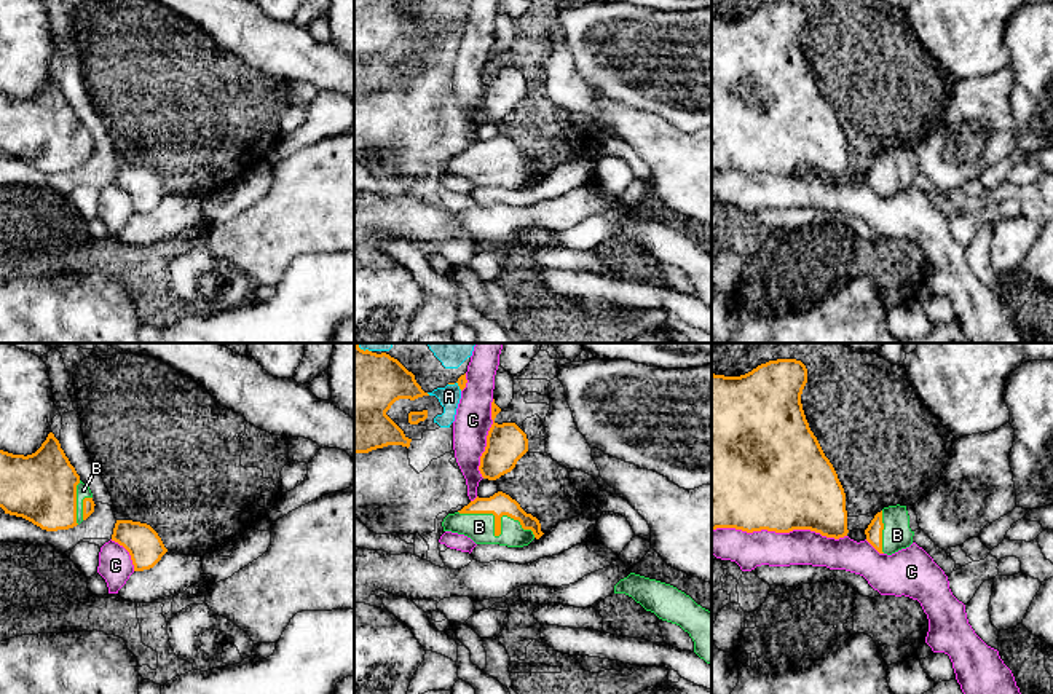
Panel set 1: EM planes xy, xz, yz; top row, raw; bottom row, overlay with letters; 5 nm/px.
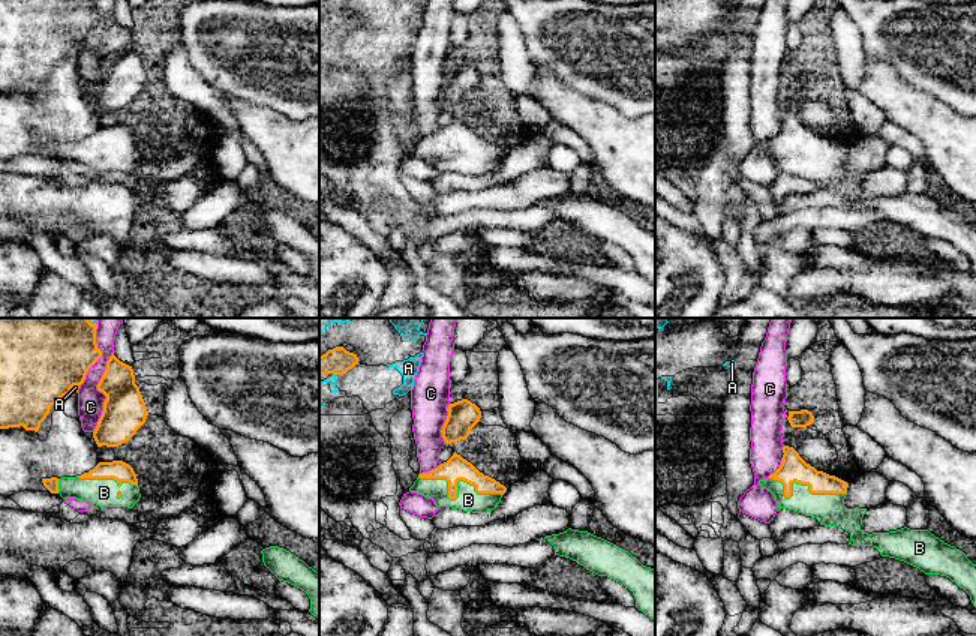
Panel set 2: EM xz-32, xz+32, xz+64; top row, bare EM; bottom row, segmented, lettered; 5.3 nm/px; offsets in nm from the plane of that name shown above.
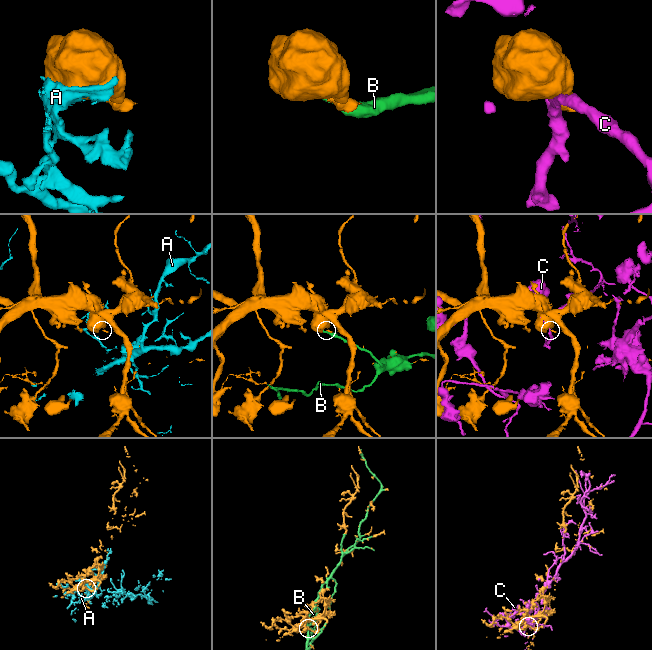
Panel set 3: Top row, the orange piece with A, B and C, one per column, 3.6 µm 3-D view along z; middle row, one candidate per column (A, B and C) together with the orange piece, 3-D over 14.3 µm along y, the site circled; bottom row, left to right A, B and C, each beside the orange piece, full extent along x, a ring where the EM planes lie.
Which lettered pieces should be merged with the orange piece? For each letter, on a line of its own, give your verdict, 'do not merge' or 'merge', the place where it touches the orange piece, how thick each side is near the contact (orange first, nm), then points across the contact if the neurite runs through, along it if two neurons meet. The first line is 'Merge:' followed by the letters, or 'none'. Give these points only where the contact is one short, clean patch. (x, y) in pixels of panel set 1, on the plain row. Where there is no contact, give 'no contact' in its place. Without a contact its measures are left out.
Merge: B
A: do not merge | xz (453, 26) | 50/110 nm
B: merge | xz (498, 177) | 120/140 nm
C: do not merge | yz (779, 174) | 500/180 nm

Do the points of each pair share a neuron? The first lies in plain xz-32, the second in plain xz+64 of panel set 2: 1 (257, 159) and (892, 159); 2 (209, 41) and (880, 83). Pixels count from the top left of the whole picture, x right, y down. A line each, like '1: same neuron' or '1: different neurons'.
1: different neurons
2: different neurons

